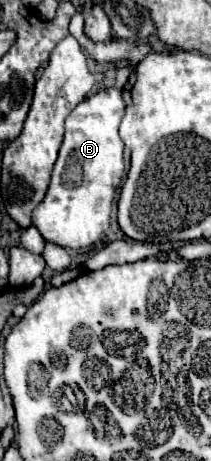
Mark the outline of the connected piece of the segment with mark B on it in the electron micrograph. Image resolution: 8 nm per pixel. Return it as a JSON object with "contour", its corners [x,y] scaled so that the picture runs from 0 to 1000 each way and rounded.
{"contour":[[[521,189],[398,215],[313,254],[313,293],[246,371],[227,419],[152,458],[152,488],[218,523],[370,544],[474,523],[512,497],[540,414],[588,380],[588,310],[559,293],[559,271],[588,247],[578,202]]]}

